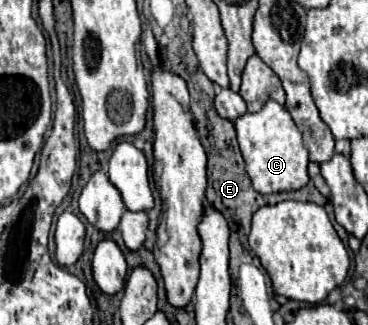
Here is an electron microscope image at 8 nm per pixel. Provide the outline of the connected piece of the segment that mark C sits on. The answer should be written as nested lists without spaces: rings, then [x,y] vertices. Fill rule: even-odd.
[[[268,100],[262,110],[242,114],[234,122],[238,146],[246,162],[246,172],[260,194],[298,190],[308,184],[308,152],[302,144],[302,134],[296,128],[290,112],[274,100]]]

